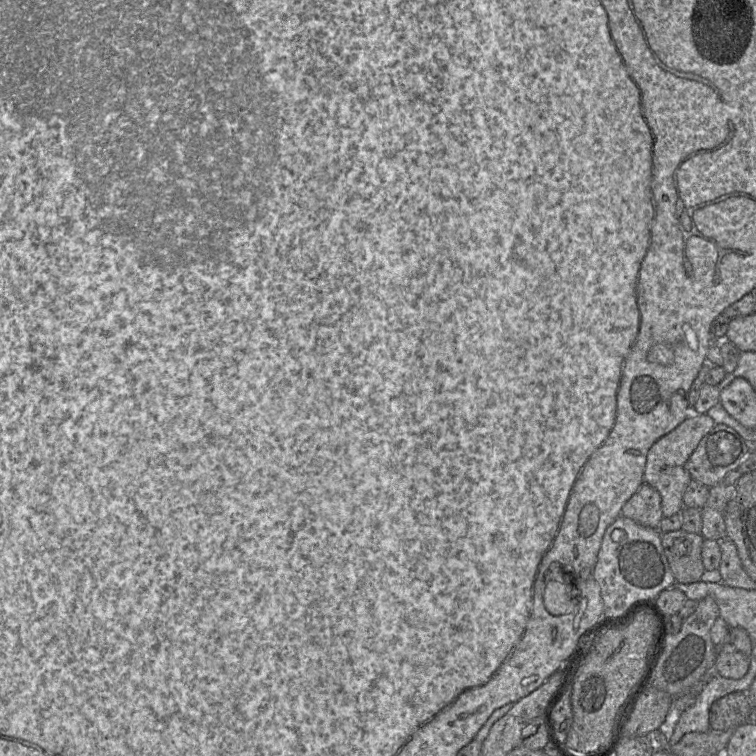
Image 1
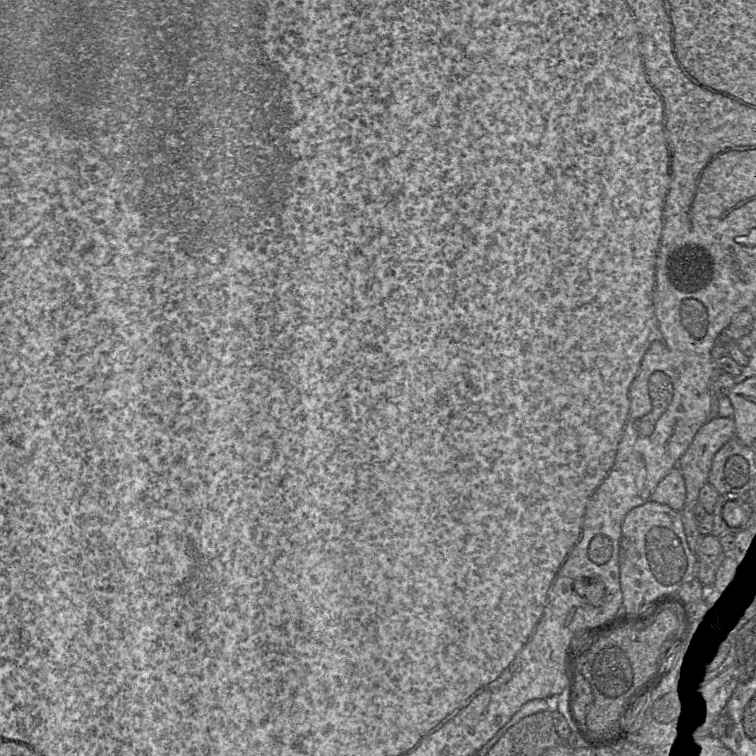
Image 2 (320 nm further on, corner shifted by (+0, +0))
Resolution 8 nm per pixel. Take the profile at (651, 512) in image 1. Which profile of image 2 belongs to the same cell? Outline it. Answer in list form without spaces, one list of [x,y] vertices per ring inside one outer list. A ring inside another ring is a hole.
[[[674,467],[656,486],[650,500],[681,512],[686,500],[686,486],[681,471]]]

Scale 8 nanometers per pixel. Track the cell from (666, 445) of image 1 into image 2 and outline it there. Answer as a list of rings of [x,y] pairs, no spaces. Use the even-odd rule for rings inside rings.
[[[717,417],[715,419],[708,420],[698,430],[692,443],[677,462],[676,467],[681,471],[686,486],[686,500],[684,508],[680,513],[689,547],[695,554],[696,546],[703,537],[699,529],[699,522],[702,518],[695,516],[695,507],[699,502],[699,491],[708,482],[714,455],[728,440],[733,438],[735,435],[736,426],[733,417]]]

